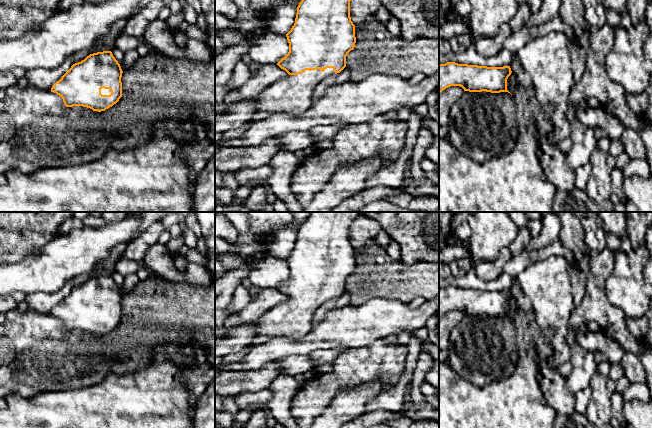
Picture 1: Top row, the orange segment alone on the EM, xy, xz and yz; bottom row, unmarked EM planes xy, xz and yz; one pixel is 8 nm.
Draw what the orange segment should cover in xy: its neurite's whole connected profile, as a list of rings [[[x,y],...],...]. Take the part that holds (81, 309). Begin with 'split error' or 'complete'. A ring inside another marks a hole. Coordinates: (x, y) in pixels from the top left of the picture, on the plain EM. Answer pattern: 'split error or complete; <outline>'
split error; [[[111,275],[90,278],[75,287],[51,312],[51,316],[61,320],[66,331],[83,330],[93,335],[105,335],[122,321],[122,293]]]

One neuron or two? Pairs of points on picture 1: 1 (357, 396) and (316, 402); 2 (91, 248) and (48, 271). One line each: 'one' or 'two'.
1: two
2: one

